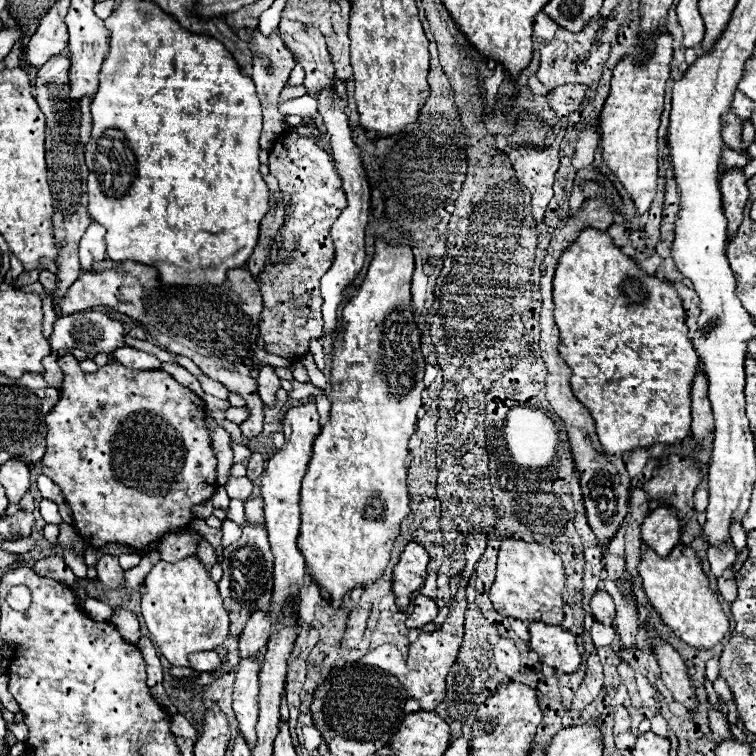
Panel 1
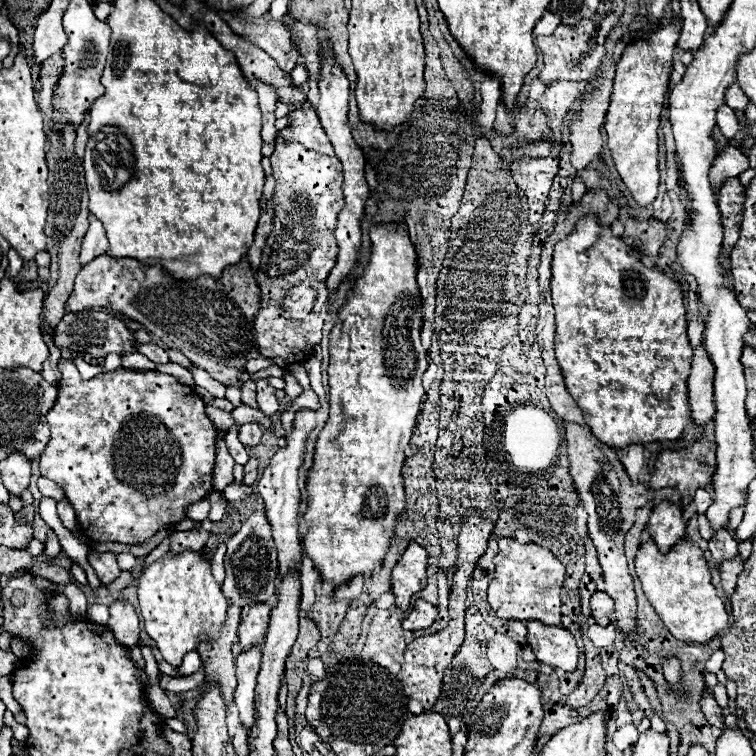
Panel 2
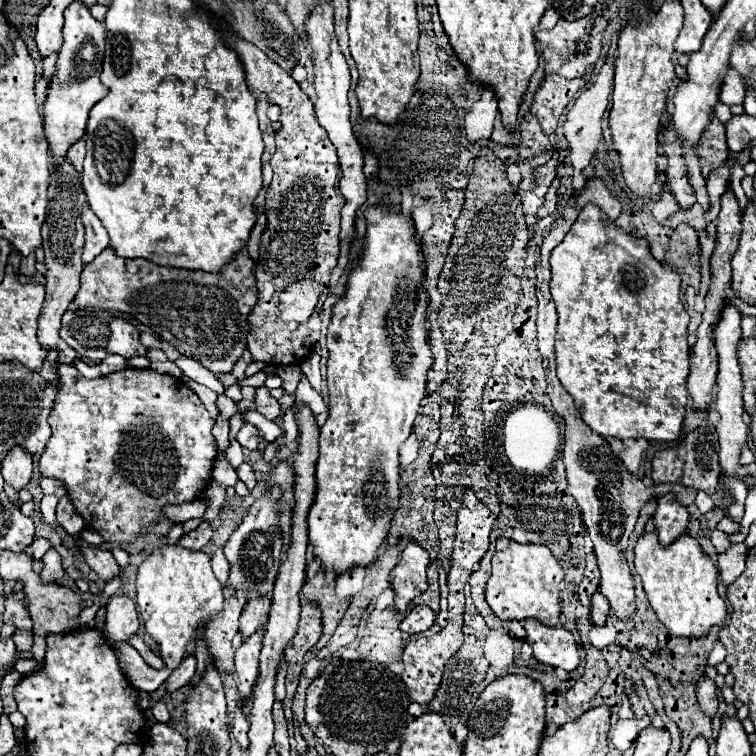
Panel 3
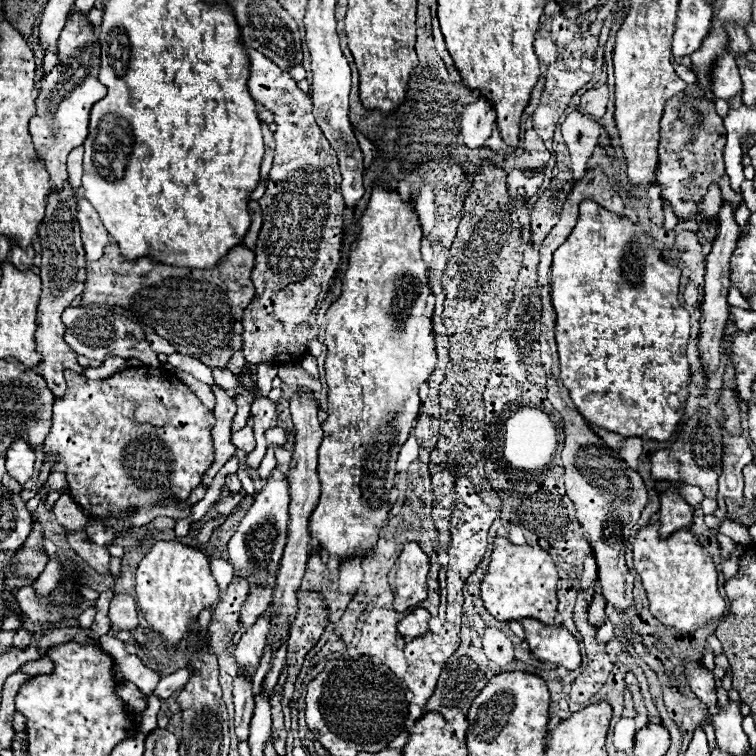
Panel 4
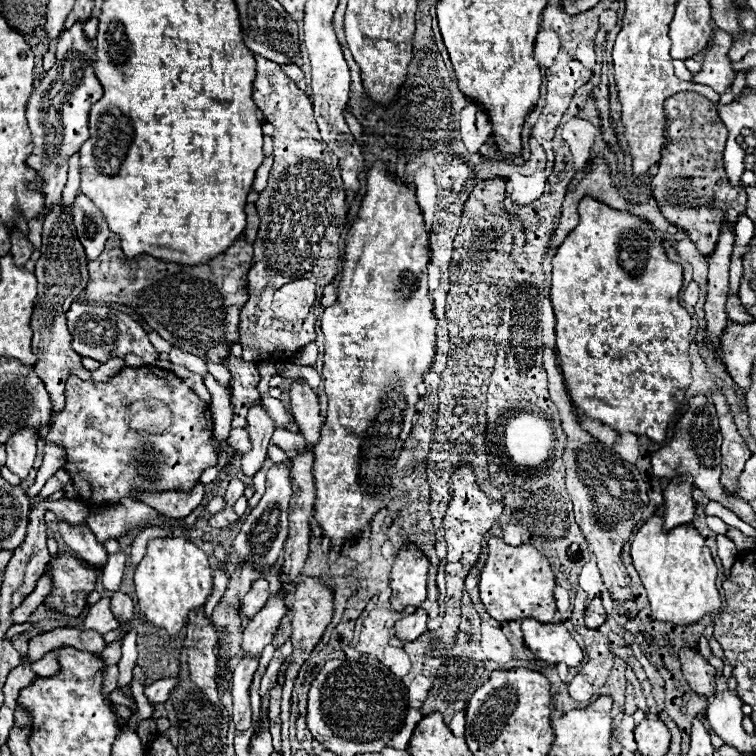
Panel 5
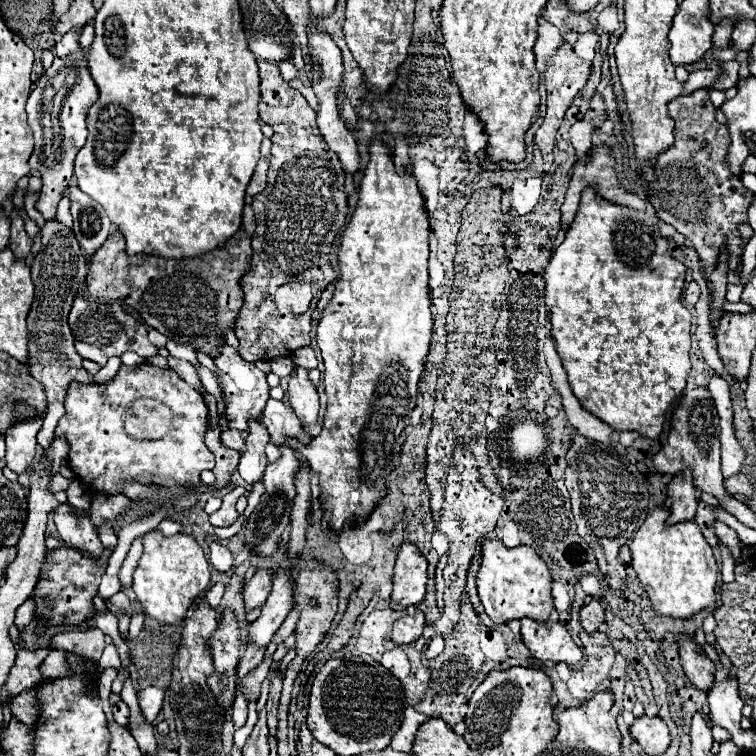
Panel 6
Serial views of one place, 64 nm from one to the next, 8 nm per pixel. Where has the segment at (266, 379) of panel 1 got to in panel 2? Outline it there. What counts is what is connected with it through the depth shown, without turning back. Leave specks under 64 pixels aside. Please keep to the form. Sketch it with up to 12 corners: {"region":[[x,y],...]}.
{"region":[[268,380],[256,382],[258,410],[266,416],[278,412],[278,398]]}

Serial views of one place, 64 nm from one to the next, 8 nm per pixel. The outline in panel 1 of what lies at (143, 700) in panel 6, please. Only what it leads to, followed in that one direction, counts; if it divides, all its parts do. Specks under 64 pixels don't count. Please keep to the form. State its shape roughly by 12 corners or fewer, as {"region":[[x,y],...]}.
{"region":[[216,652],[188,656],[190,668],[210,672],[220,664]]}

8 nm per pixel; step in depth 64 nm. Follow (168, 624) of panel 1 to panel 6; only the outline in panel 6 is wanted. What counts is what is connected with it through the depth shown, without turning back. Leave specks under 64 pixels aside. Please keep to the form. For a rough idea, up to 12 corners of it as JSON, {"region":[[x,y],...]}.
{"region":[[188,534],[142,536],[134,592],[142,610],[180,624],[210,582]]}

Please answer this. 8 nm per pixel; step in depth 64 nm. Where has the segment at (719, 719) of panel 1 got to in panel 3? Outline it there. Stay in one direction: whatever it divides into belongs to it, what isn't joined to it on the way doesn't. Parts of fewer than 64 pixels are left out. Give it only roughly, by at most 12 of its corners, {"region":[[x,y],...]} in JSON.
{"region":[[696,680],[700,708],[712,718],[718,712],[714,680]]}

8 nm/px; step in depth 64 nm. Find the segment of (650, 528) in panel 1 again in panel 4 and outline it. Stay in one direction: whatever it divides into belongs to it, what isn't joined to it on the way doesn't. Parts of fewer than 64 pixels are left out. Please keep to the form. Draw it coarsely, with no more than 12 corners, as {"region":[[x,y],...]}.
{"region":[[678,484],[660,494],[660,536],[692,524],[694,510]]}

